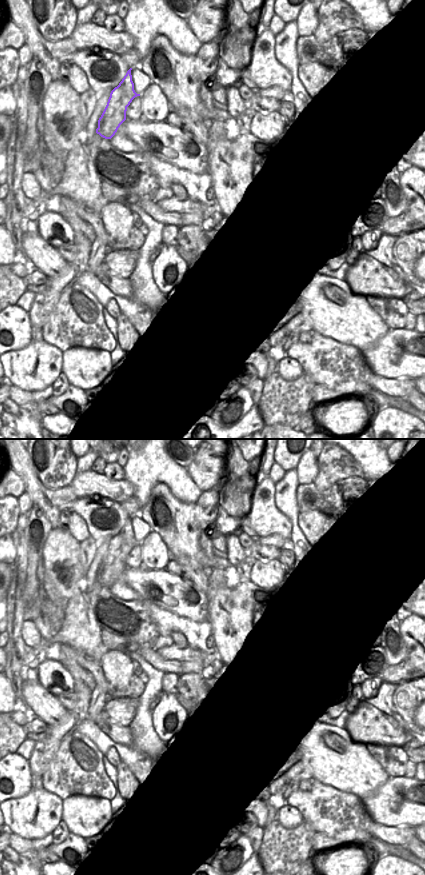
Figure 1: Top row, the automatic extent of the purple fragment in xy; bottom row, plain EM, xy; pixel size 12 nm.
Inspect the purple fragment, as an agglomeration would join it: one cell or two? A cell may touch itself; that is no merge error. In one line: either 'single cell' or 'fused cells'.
fused cells

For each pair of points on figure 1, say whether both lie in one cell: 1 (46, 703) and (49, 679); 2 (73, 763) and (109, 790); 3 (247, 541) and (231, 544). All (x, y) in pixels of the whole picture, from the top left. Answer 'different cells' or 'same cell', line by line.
1: different cells
2: same cell
3: different cells

